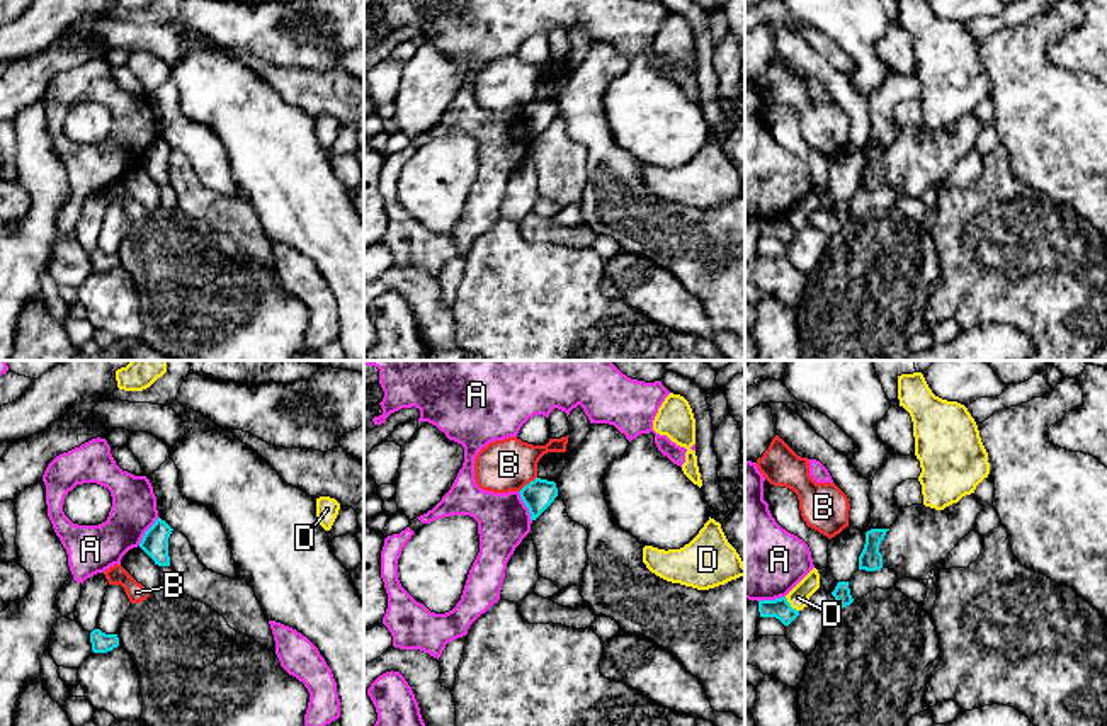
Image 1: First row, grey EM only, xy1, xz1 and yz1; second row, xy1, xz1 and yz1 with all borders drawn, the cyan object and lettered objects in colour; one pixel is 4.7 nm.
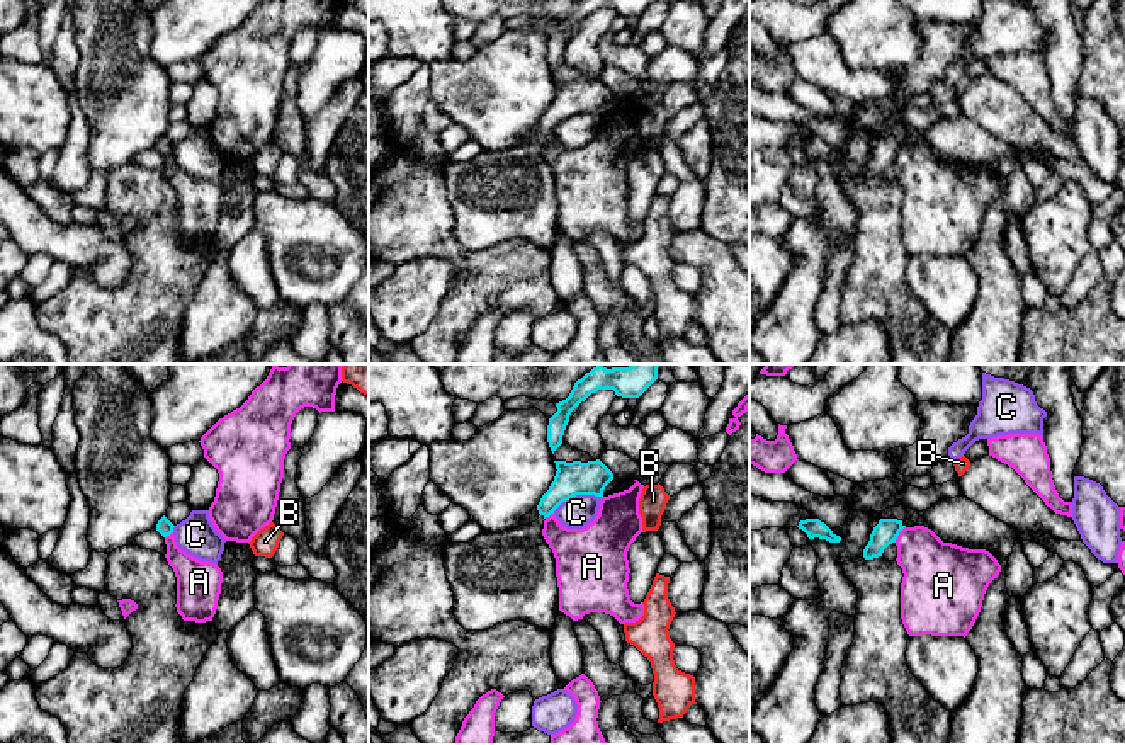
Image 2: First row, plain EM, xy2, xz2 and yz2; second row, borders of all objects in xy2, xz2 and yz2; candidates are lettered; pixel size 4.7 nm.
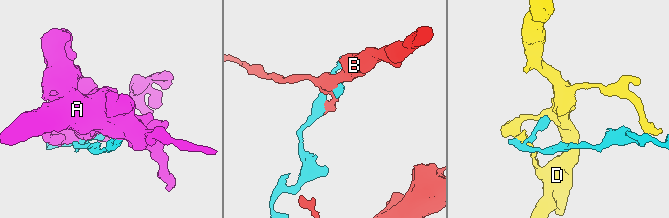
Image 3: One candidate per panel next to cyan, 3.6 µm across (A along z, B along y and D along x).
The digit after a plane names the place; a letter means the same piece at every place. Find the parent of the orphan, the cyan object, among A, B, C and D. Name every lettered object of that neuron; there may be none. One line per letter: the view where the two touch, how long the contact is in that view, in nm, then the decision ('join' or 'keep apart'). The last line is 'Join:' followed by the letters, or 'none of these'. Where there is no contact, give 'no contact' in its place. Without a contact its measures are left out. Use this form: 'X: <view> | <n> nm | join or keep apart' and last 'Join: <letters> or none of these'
A: xz1 | 160 nm | keep apart
B: xz1 | 120 nm | keep apart
C: xz2 | 260 nm | keep apart
D: yz1 | 100 nm | keep apart
Join: none of these

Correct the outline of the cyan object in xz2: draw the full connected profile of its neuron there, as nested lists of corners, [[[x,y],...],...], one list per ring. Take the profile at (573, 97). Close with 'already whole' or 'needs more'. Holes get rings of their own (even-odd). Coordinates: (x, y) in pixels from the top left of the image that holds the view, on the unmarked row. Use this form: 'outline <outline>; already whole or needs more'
outline [[[554,80],[556,95],[542,114],[539,138],[500,153],[481,151],[469,162],[449,162],[444,168],[444,187],[454,211],[454,235],[466,250],[486,250],[508,240],[525,240],[551,248],[559,231],[556,177],[542,155],[544,139],[566,119],[576,114],[603,116],[613,92],[600,80]]]; needs more

